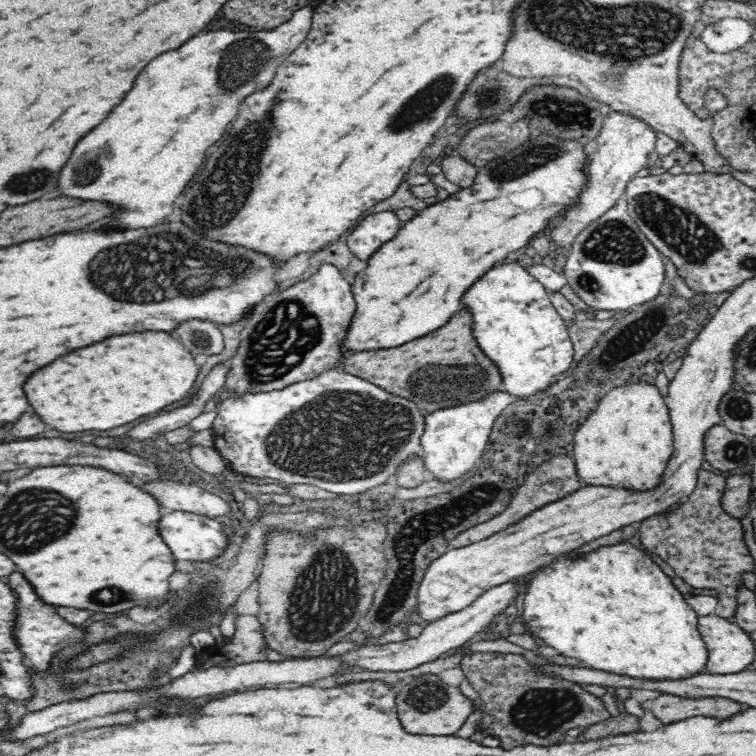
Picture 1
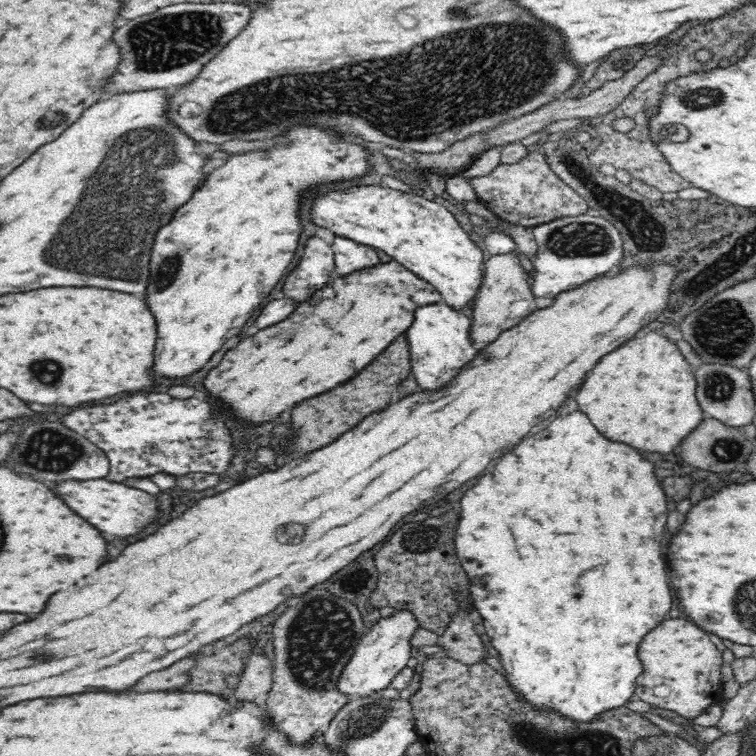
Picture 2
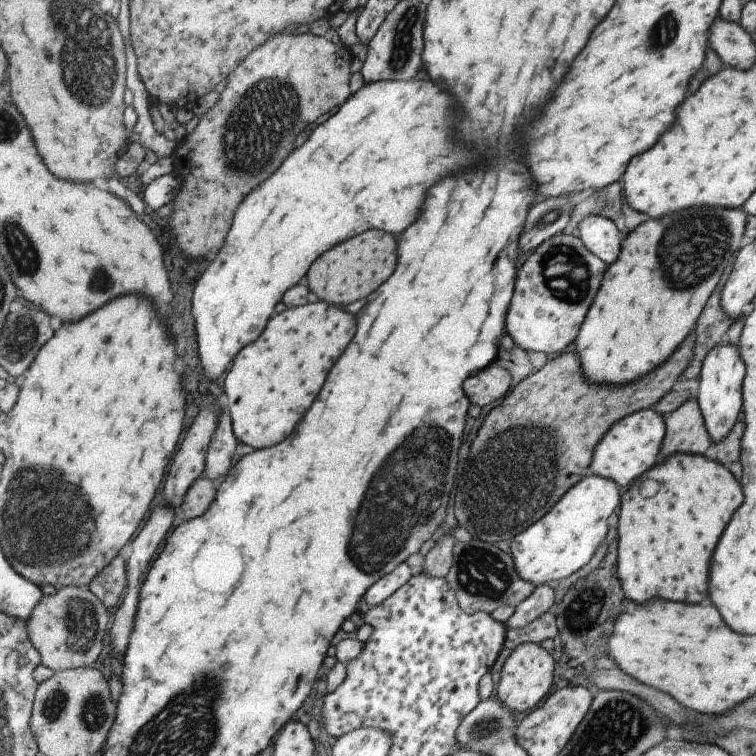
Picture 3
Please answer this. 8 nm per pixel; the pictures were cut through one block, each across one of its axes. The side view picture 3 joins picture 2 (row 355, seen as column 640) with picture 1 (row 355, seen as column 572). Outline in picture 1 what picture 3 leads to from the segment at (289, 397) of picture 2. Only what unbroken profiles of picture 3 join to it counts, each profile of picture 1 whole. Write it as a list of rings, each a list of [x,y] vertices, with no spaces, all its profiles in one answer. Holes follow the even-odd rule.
[[[538,136],[538,138],[532,138],[527,140],[524,144],[521,144],[518,148],[512,149],[509,153],[506,153],[500,158],[491,160],[483,167],[479,167],[479,173],[475,176],[475,183],[468,188],[461,188],[458,194],[454,196],[450,195],[450,198],[444,200],[444,202],[438,202],[434,206],[429,206],[425,210],[420,211],[417,215],[406,222],[402,228],[396,233],[396,236],[392,240],[384,243],[378,251],[370,256],[370,259],[366,262],[368,266],[364,270],[356,274],[356,278],[353,278],[351,284],[351,291],[356,299],[356,310],[352,314],[352,320],[350,320],[348,332],[342,342],[340,342],[340,352],[343,352],[345,356],[360,351],[375,351],[376,349],[389,349],[406,344],[411,340],[416,340],[421,336],[426,336],[428,333],[439,330],[454,316],[457,312],[460,312],[462,306],[462,294],[482,276],[486,274],[490,268],[495,267],[496,264],[500,264],[502,260],[526,246],[526,238],[530,240],[536,232],[542,232],[544,228],[550,226],[552,220],[556,220],[558,216],[562,216],[565,209],[569,208],[572,202],[579,198],[580,192],[584,189],[584,166],[586,166],[586,154],[584,154],[584,148],[580,146],[580,143],[576,140],[556,140],[556,136]]]

